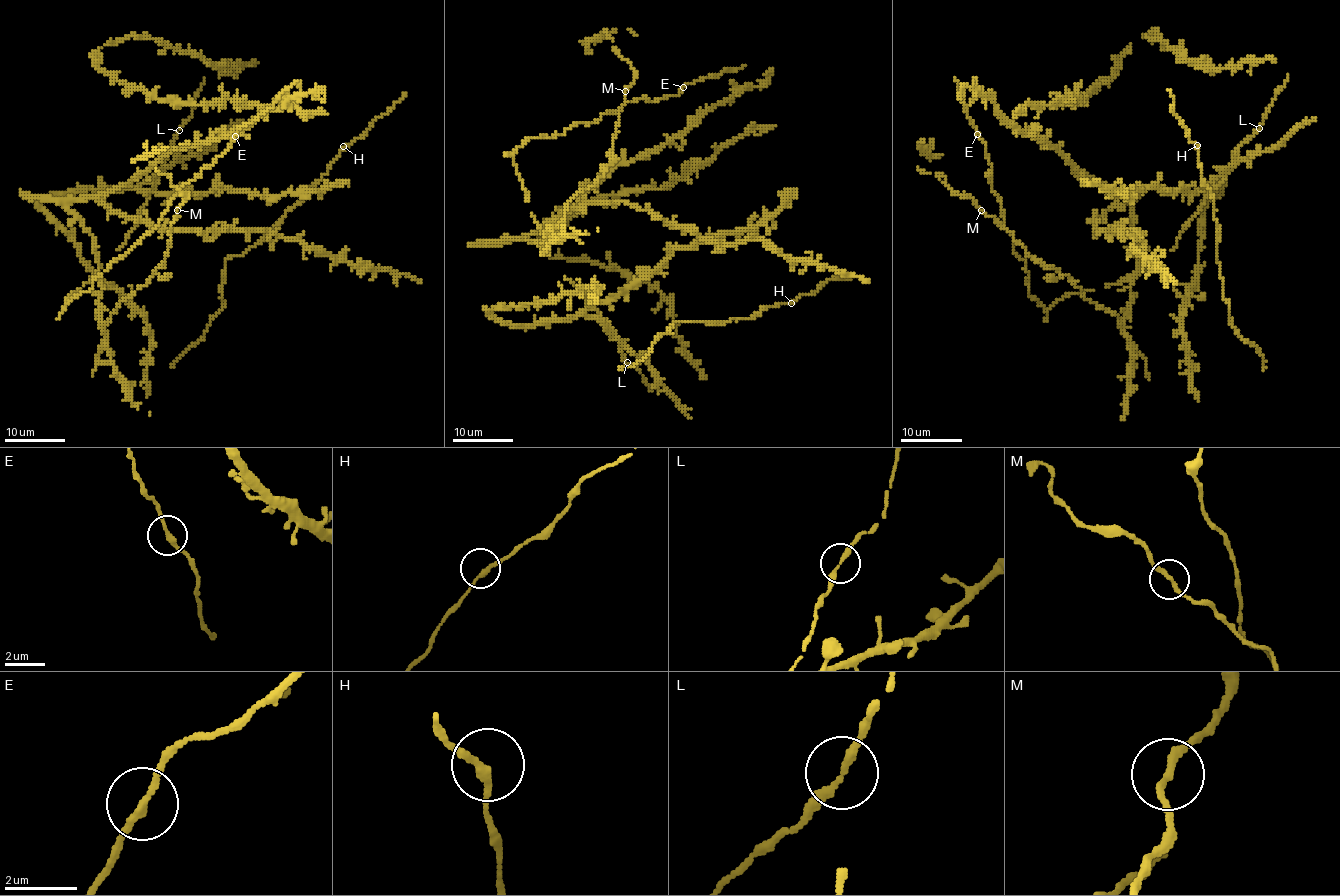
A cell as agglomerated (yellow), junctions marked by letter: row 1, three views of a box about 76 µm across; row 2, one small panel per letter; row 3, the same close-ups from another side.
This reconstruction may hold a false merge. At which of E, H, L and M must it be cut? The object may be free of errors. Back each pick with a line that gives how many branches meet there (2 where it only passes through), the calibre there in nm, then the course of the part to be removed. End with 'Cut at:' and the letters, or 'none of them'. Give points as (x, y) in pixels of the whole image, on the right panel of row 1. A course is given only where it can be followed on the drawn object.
Cut at: none of them

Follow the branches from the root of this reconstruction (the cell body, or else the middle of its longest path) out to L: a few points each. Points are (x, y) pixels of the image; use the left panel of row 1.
L: (247, 190), (144, 193), (138, 187), (149, 182), (162, 169), (161, 166), (179, 130)

